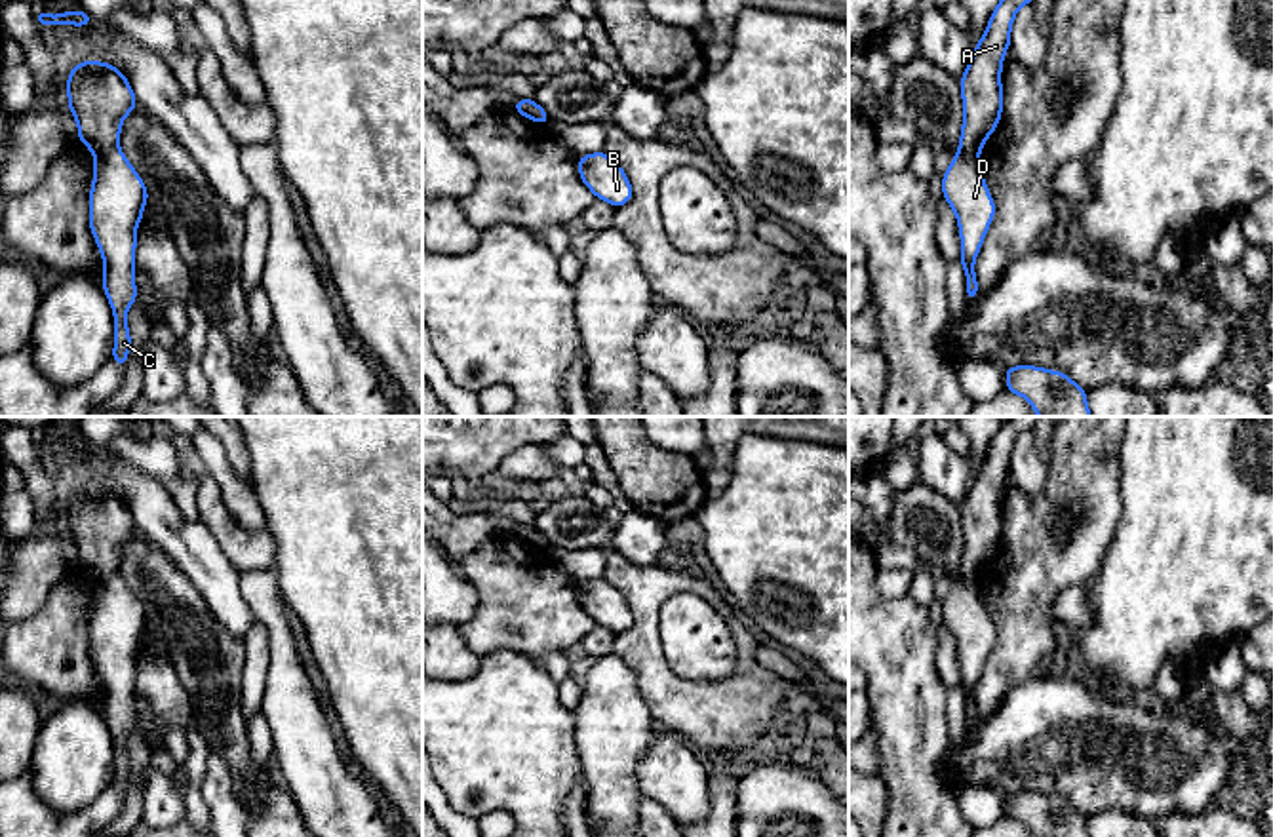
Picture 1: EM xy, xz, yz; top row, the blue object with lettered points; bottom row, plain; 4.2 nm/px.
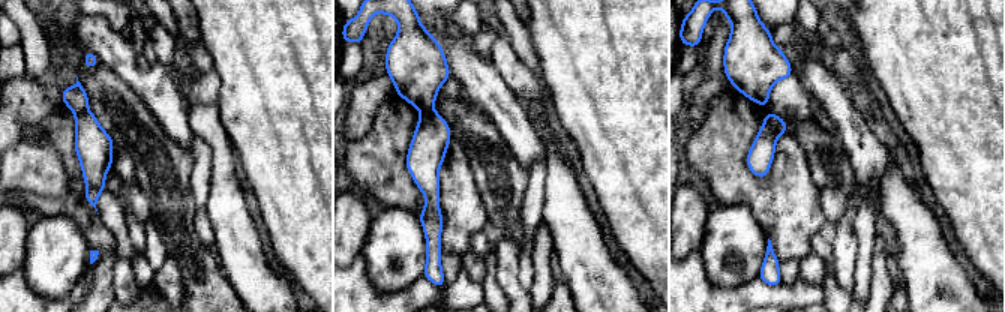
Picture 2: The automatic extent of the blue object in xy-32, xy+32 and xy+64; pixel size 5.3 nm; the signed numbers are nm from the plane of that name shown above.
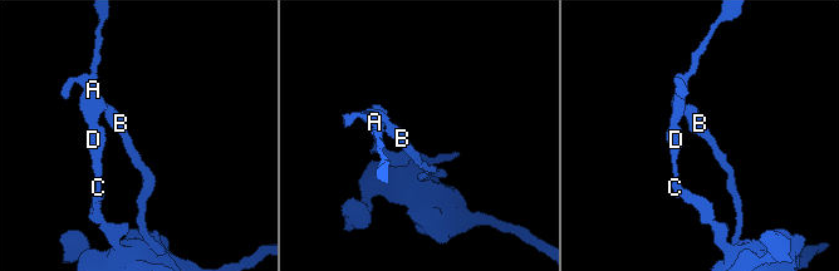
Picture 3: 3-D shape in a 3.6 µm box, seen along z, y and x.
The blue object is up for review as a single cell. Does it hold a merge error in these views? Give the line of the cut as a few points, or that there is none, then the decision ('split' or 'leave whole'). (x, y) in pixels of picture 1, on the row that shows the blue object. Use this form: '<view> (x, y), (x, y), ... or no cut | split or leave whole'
xy (117, 147), (96, 155) | split

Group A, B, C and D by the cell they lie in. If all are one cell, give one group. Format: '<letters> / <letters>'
A B / C D

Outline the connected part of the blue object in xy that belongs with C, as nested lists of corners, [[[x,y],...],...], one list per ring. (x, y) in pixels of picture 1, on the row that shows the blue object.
[[[120,148],[95,154],[89,228],[105,263],[101,285],[116,321],[112,361],[120,367],[127,363],[131,346],[126,312],[137,302],[135,232],[147,200],[143,179]]]

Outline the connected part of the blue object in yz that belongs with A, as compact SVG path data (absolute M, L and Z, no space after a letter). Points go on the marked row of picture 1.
M1001 0L993 10L982 40L961 76L963 131L959 150L980 150L1001 120L1001 67L1010 48L1010 27L1020 6L1033 0Z

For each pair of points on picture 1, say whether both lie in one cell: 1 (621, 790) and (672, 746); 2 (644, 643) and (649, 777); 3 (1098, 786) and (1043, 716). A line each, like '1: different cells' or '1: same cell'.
1: different cells
2: different cells
3: same cell

